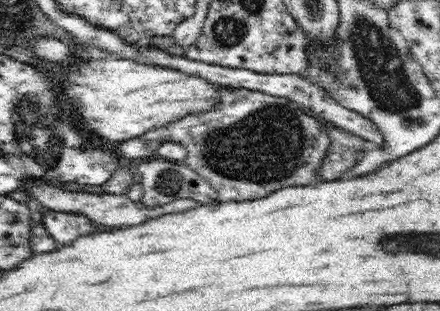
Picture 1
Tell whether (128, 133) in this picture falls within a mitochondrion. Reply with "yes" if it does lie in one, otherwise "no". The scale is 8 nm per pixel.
no

